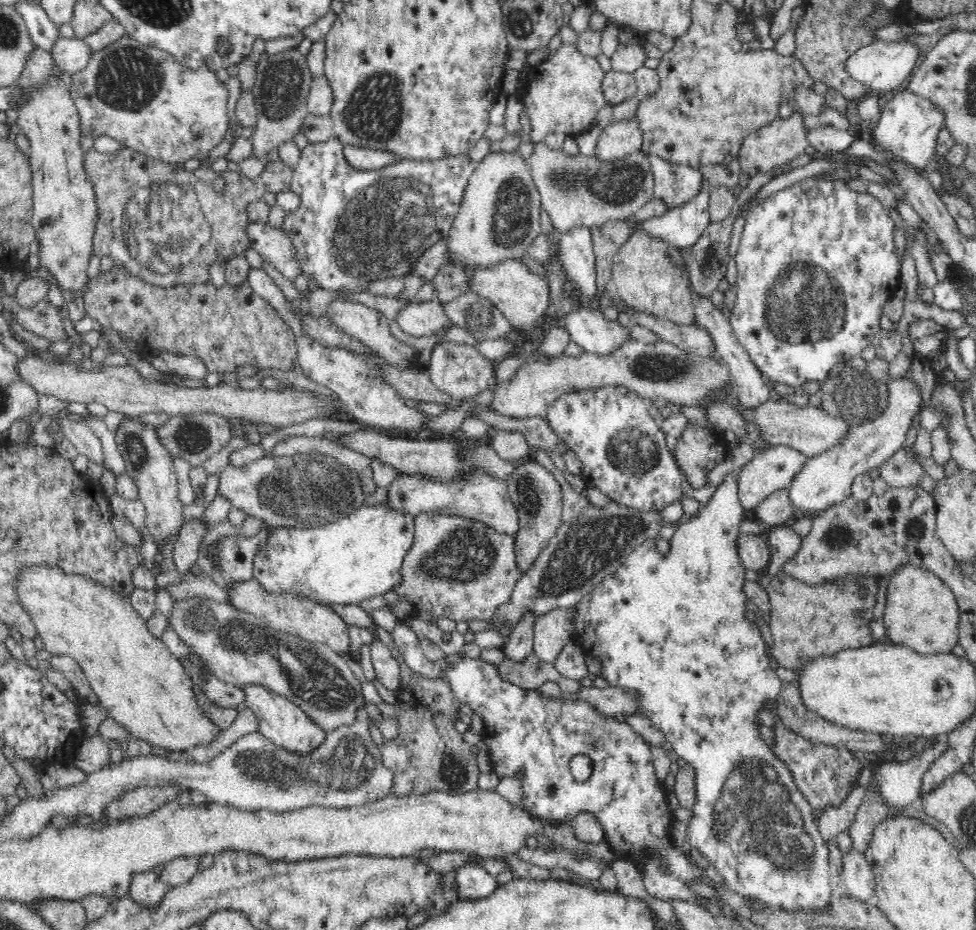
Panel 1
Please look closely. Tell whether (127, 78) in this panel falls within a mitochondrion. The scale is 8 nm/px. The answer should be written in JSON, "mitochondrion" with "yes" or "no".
{"mitochondrion":"yes"}

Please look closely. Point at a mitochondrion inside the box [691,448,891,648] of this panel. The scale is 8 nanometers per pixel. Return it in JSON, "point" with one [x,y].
{"point":[839,537]}

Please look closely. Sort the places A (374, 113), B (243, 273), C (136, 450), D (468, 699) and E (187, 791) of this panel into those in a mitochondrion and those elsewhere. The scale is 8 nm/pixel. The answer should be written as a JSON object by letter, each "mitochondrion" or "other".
{"A":"mitochondrion","B":"other","C":"mitochondrion","D":"other","E":"other"}

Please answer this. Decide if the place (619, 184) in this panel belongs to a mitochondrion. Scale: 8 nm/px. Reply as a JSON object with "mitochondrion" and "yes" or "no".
{"mitochondrion":"yes"}

